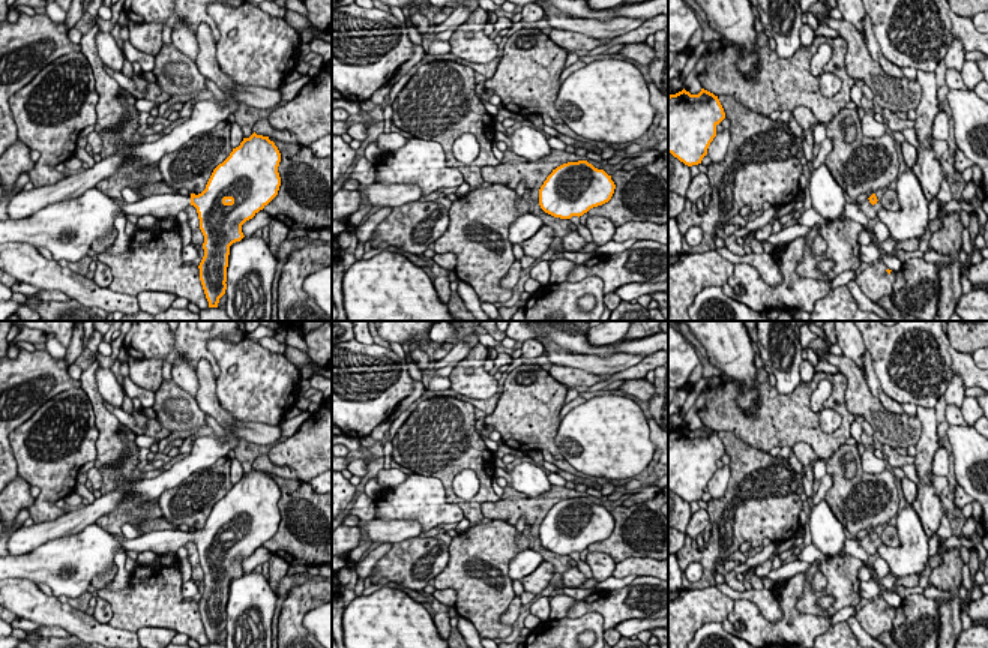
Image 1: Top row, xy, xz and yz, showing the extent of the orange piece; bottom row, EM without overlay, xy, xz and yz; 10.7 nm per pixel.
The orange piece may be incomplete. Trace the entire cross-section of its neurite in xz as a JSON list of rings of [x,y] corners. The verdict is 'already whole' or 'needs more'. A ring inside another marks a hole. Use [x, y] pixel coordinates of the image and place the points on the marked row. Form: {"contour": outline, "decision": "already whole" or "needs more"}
{"contour": [[[587,160],[568,162],[547,177],[539,189],[541,208],[560,219],[583,216],[590,208],[608,202],[616,184],[604,170]]], "decision": "already whole"}

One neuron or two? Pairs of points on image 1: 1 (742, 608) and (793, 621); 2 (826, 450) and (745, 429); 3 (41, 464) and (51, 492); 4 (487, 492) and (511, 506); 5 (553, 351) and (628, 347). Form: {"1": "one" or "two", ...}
{"1": "one", "2": "one", "3": "one", "4": "two", "5": "two"}

